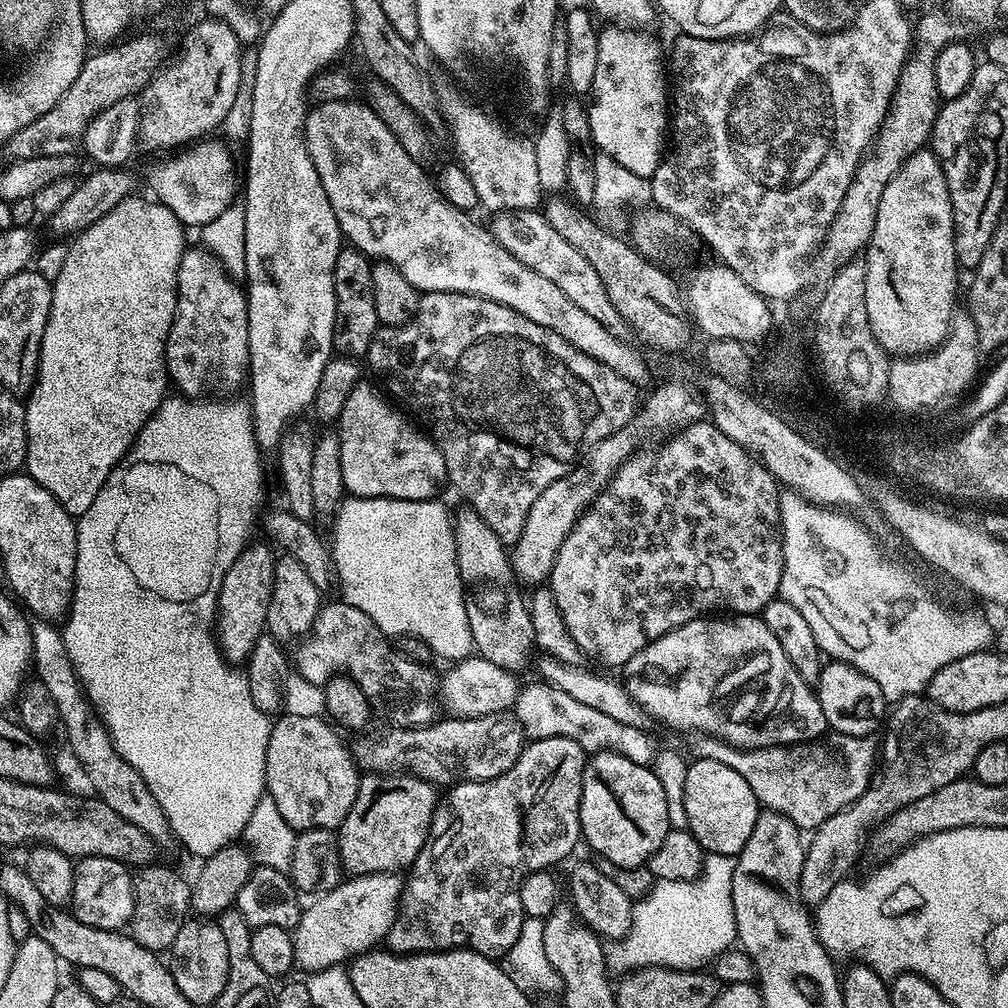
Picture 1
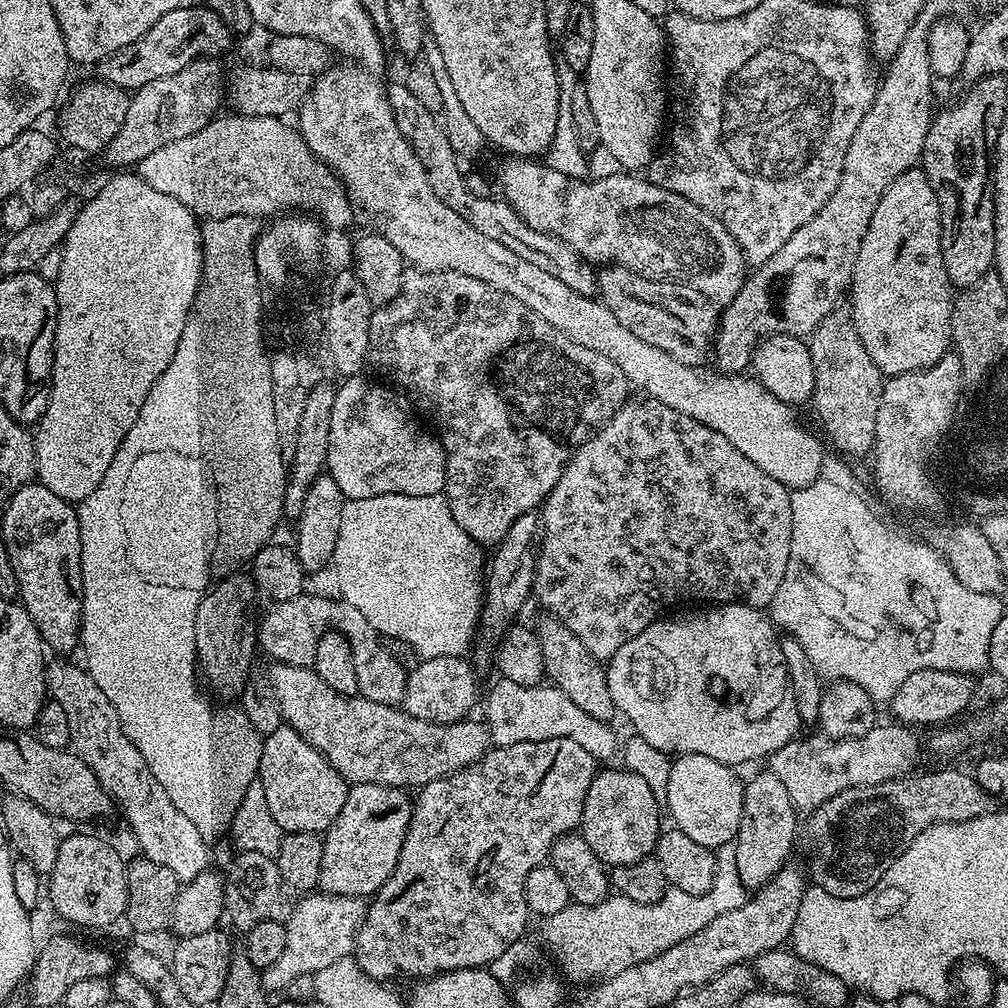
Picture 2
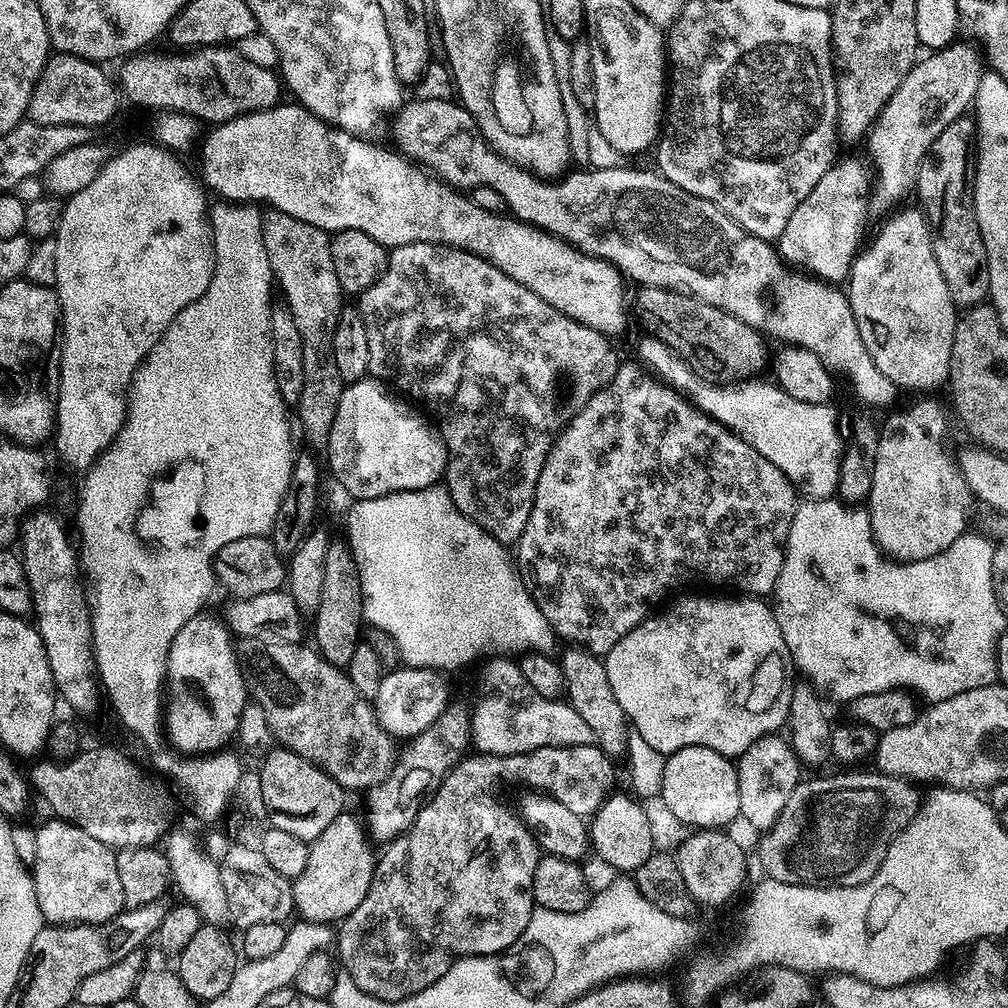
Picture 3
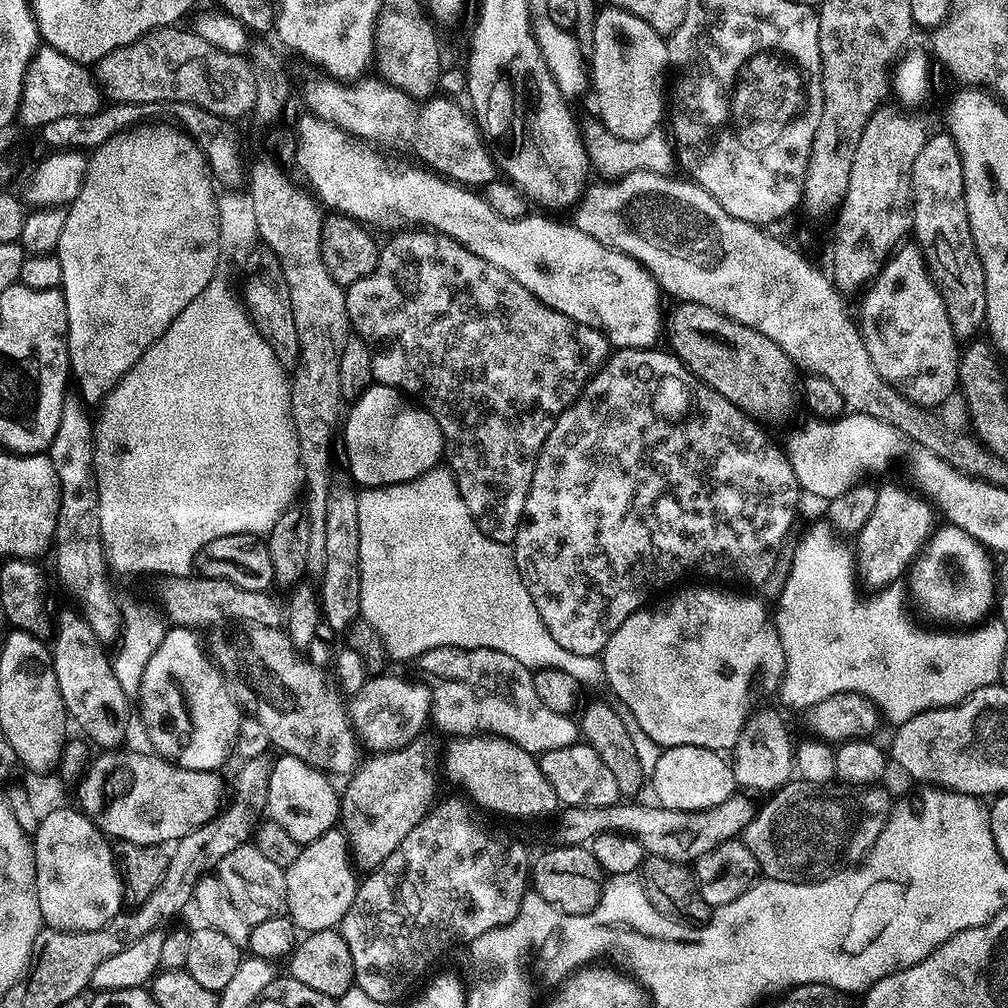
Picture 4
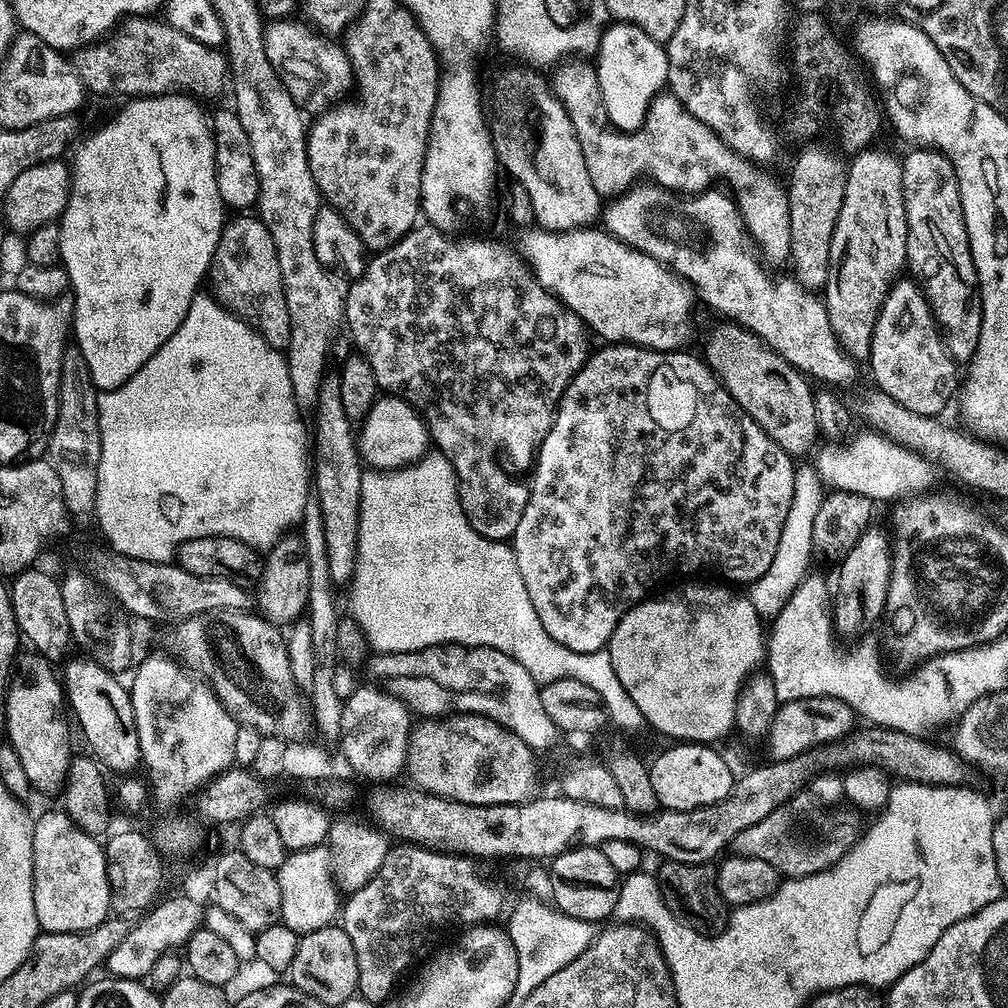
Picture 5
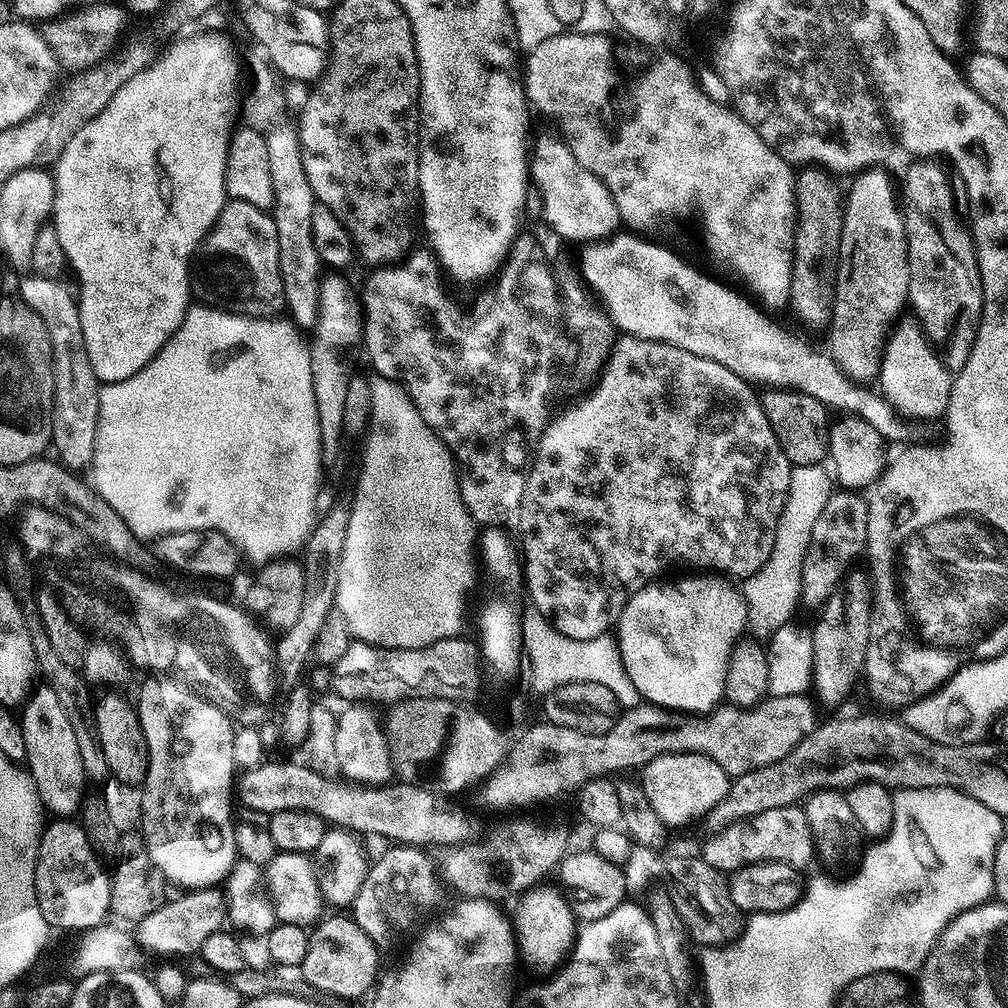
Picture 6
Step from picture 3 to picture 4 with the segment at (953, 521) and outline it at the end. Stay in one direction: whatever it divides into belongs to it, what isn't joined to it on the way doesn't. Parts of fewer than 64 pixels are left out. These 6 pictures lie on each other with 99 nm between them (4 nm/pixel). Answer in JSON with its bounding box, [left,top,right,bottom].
[854,484,938,586]

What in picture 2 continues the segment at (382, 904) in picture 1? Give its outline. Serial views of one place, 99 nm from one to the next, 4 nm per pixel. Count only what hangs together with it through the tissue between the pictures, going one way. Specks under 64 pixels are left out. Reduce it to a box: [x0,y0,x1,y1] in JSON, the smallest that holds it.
[262,895,365,993]

